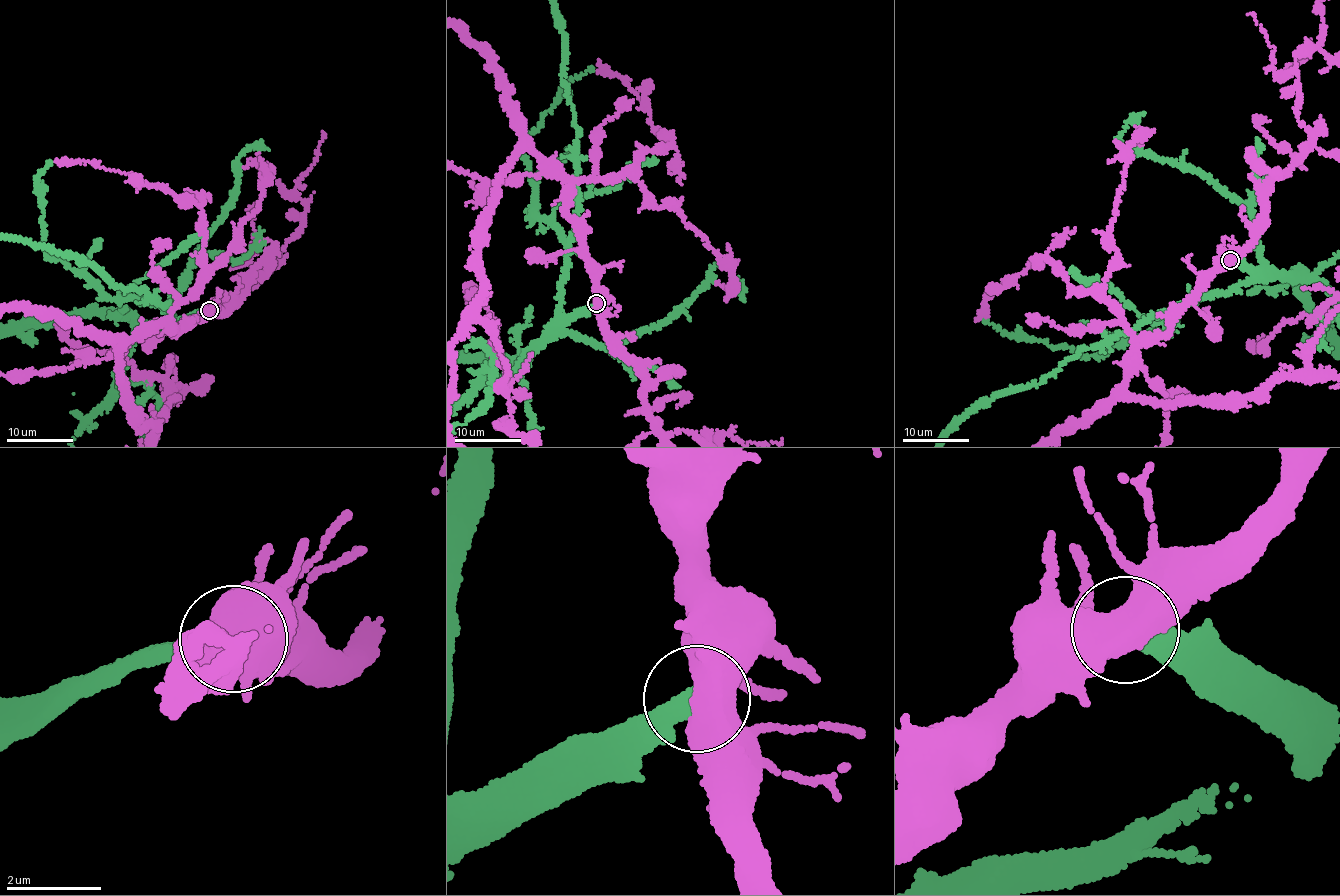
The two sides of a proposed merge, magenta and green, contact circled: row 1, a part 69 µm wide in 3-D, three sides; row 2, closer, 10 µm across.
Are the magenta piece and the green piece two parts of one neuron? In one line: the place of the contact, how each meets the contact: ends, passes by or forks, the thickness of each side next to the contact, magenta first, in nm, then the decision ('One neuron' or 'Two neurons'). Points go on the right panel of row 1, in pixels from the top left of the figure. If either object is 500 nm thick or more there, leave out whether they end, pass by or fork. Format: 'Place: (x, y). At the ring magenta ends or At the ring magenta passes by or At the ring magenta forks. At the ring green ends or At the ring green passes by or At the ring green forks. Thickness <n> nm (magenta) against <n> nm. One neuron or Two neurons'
Place: (1230, 260). Thickness 550 nm (magenta) against 400 nm. Two neurons

